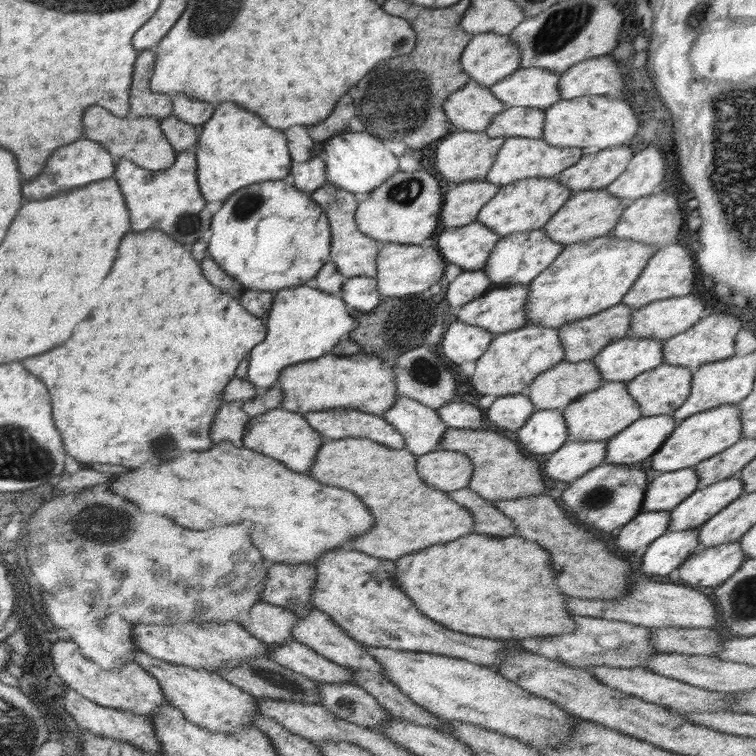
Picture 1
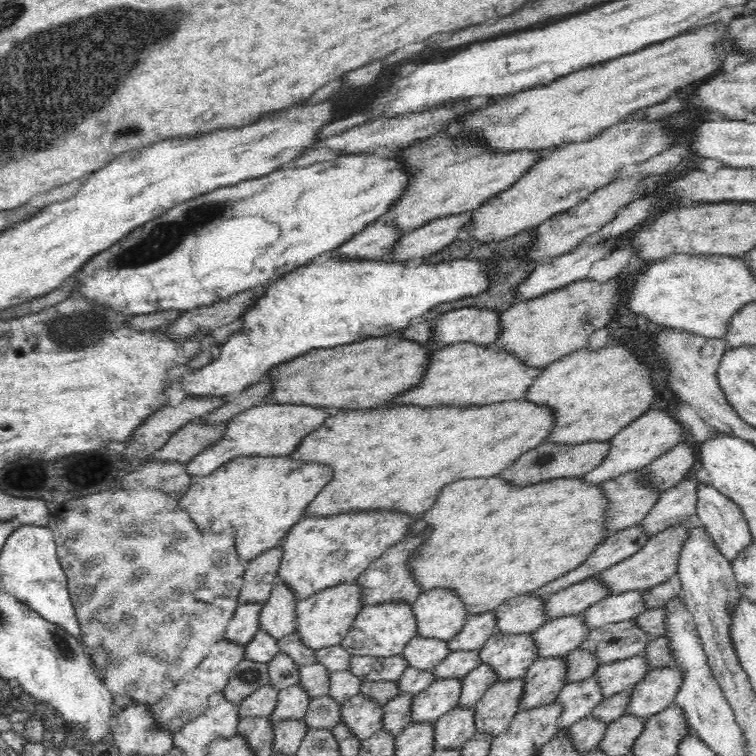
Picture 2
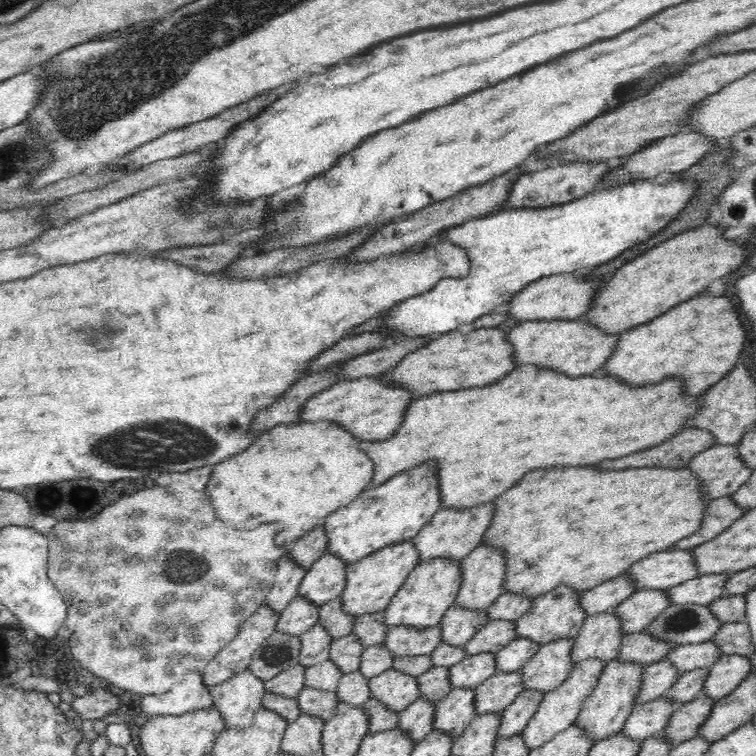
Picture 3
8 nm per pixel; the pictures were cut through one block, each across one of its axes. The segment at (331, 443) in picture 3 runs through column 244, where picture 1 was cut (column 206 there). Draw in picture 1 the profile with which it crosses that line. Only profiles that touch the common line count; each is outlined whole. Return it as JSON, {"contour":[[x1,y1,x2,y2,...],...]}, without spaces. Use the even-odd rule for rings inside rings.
{"contour":[[222,440,220,443,213,444,206,452,186,452,174,460,168,460,168,462,160,462,160,464,144,464,140,468,134,468,134,470,128,470,126,474,118,476,112,480,110,484,110,490,126,500,130,500,132,504,136,504,138,508,142,510,150,510,150,512,160,512,164,516,168,516,170,520,174,522,180,522,180,526,184,528,194,528,194,530,208,530,208,526,214,526,214,524,220,524,220,526,226,526,226,524,240,524,240,522,254,522,254,524,262,524,264,526,264,532,260,534,254,534,252,536,252,544,254,542,274,542,276,546,264,546,260,552,269,562,276,563,288,563,288,564,300,564,300,563,310,563,315,564,315,560,324,552,332,550,332,548,340,548,344,546,348,540,352,540,354,536,366,532,370,526,372,526,372,516,368,512,368,508,358,500,358,497,350,492,348,489,342,489,337,486,330,486,324,484,323,482,317,481,314,478,310,478,307,474,296,472,295,470,289,469,284,466,281,462,278,462,275,458,266,456,265,454,257,453,255,450,250,450,244,448,236,448,228,440]]}

